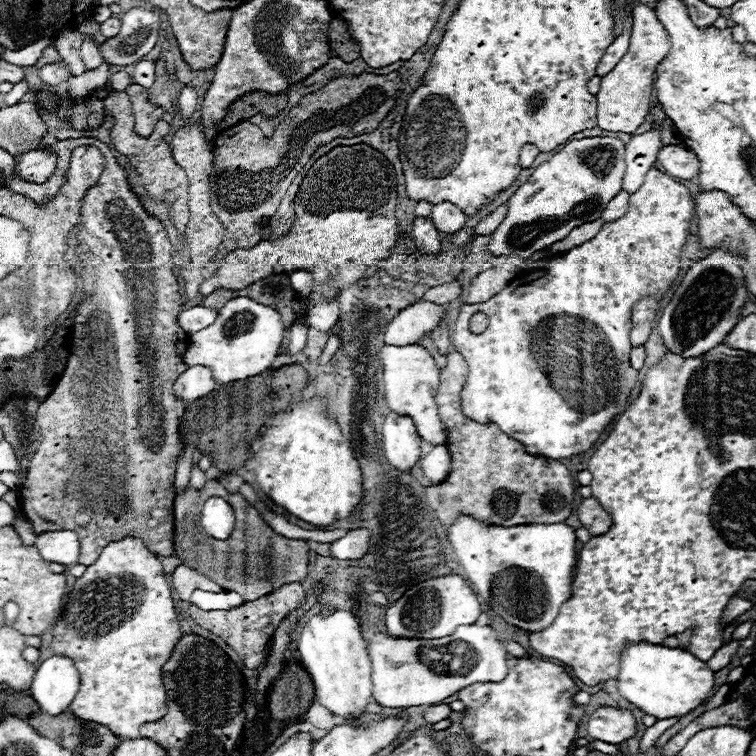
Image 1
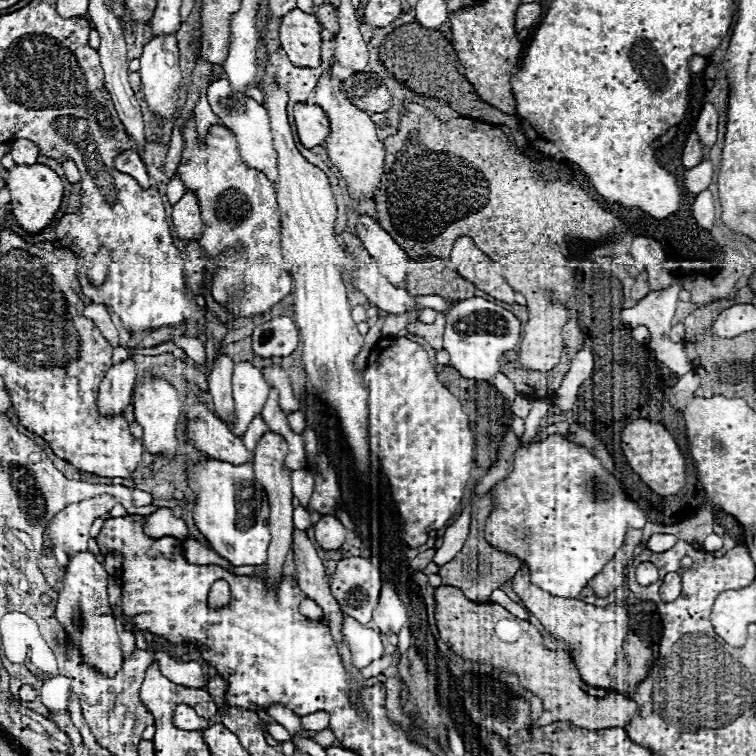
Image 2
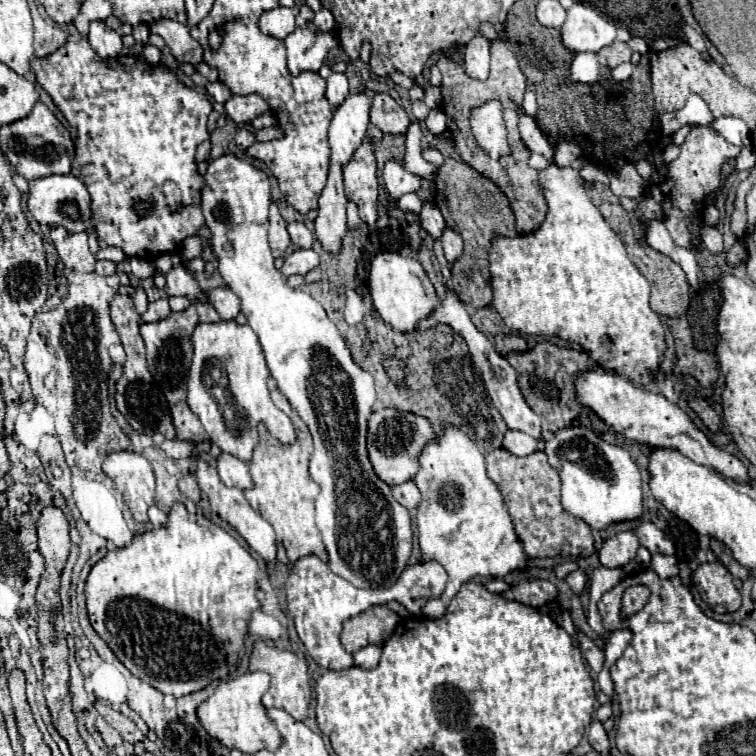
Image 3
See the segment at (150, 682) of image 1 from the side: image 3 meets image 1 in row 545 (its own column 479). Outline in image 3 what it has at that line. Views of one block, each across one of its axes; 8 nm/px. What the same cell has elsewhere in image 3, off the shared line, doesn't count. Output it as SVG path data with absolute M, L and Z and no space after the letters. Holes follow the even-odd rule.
M492 100L482 104L480 108L474 108L470 124L472 124L472 134L476 136L476 142L484 148L484 152L490 158L500 158L510 152L500 102Z

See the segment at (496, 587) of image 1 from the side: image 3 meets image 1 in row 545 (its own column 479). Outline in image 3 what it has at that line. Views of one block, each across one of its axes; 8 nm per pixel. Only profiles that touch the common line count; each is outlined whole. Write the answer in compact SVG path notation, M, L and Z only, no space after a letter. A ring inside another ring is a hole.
M446 422L438 432L436 442L424 446L418 456L418 464L420 470L412 482L422 494L416 512L418 544L422 554L420 562L440 562L448 572L452 594L456 594L468 580L466 574L470 574L470 580L488 576L500 578L526 566L528 556L518 542L500 490L486 476L484 454L466 432Z

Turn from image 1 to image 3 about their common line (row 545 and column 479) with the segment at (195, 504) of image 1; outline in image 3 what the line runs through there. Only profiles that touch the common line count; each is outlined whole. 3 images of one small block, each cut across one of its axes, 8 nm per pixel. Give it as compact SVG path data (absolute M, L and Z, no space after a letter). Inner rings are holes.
M446 158L438 168L436 178L436 206L444 212L446 226L460 232L464 238L464 254L452 264L452 290L472 308L482 308L492 302L490 274L488 274L488 244L494 234L516 236L516 220L504 192L486 176L478 174L466 162Z

